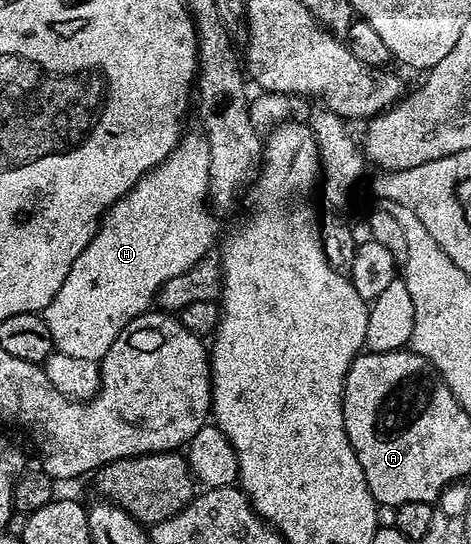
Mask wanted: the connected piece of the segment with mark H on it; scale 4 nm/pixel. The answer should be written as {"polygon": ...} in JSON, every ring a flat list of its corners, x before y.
{"polygon":[[186,131,173,153,159,166,144,172,133,189,116,200,101,217,97,233,91,238,87,250,75,258,67,278,63,278,63,286,59,286,59,294,55,294,55,298,51,298,45,307,43,315,47,330,51,330,56,351,71,354,71,358,100,362,107,350,111,350,111,342,119,338,123,326,130,324,136,316,150,311,167,278,183,274,210,255,209,247,212,246,213,239,214,244,218,239,209,199,211,146,207,146,204,131,196,131]]}

